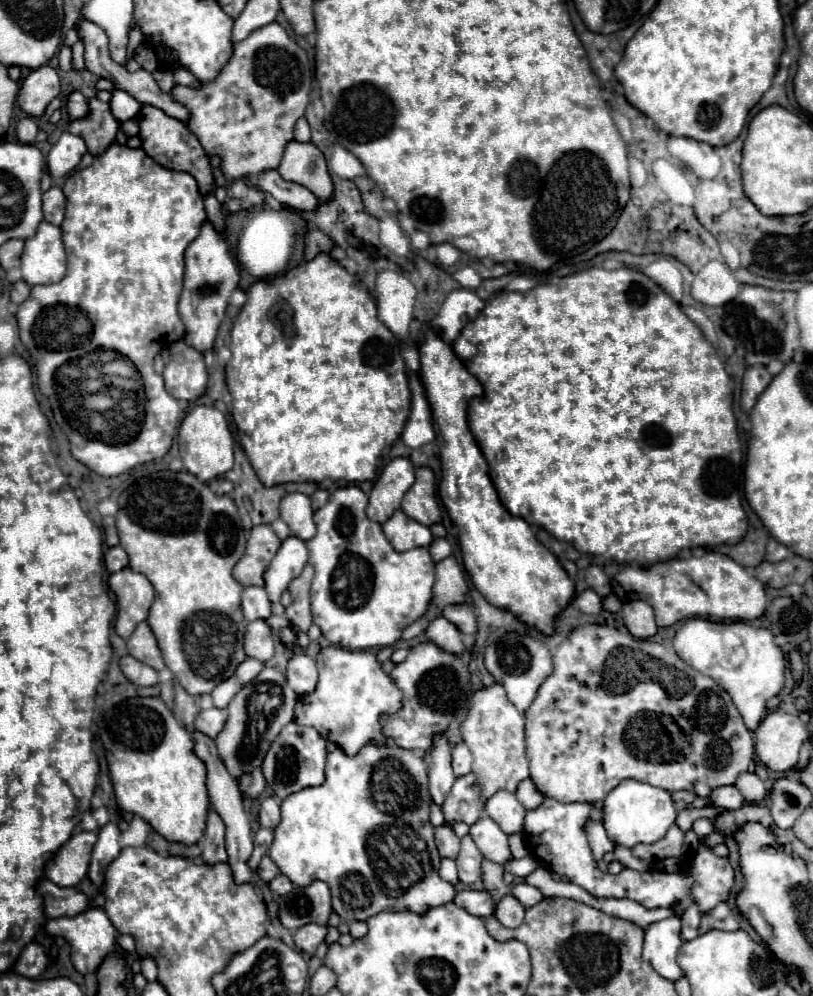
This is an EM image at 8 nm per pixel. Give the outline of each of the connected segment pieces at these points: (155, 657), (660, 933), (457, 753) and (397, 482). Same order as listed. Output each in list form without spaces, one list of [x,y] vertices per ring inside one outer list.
[[[147,622],[139,624],[135,628],[135,632],[131,634],[131,638],[127,640],[127,648],[129,648],[129,654],[137,660],[141,660],[143,664],[155,668],[155,670],[163,670],[165,668],[165,662],[161,658],[161,652],[159,652],[159,646],[157,646],[157,640],[149,628]]]
[[[671,916],[651,924],[645,930],[643,958],[667,980],[679,980],[683,970],[677,964],[677,952],[681,948],[681,918]]]
[[[463,742],[457,744],[453,748],[453,772],[455,772],[455,776],[469,774],[471,760],[473,760],[473,756],[471,756],[471,750],[467,748],[467,744],[463,744]]]
[[[407,458],[391,460],[383,468],[379,480],[375,482],[369,494],[367,516],[383,524],[401,506],[401,500],[405,492],[413,486],[413,482],[415,482],[415,470]]]

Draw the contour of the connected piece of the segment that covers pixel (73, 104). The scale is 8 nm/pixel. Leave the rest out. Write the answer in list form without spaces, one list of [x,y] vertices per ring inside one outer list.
[[[75,90],[75,92],[67,94],[67,112],[73,120],[87,116],[87,100],[83,98],[81,92]]]

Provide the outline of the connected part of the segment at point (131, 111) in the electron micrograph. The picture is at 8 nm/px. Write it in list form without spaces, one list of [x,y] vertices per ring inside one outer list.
[[[117,88],[111,92],[109,106],[111,106],[111,112],[113,112],[115,120],[119,120],[119,122],[135,118],[139,114],[139,108],[141,108],[141,104],[133,96],[129,96],[127,92],[117,90]]]

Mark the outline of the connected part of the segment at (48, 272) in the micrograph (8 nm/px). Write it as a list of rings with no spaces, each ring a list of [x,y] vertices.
[[[45,220],[39,224],[37,234],[25,242],[21,272],[31,286],[55,284],[65,276],[65,250],[57,226]]]

